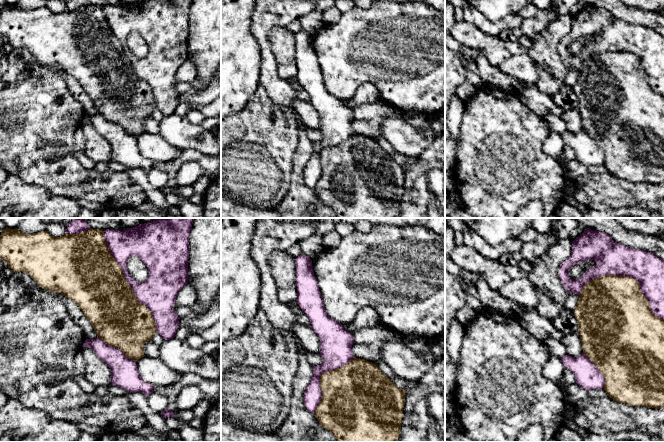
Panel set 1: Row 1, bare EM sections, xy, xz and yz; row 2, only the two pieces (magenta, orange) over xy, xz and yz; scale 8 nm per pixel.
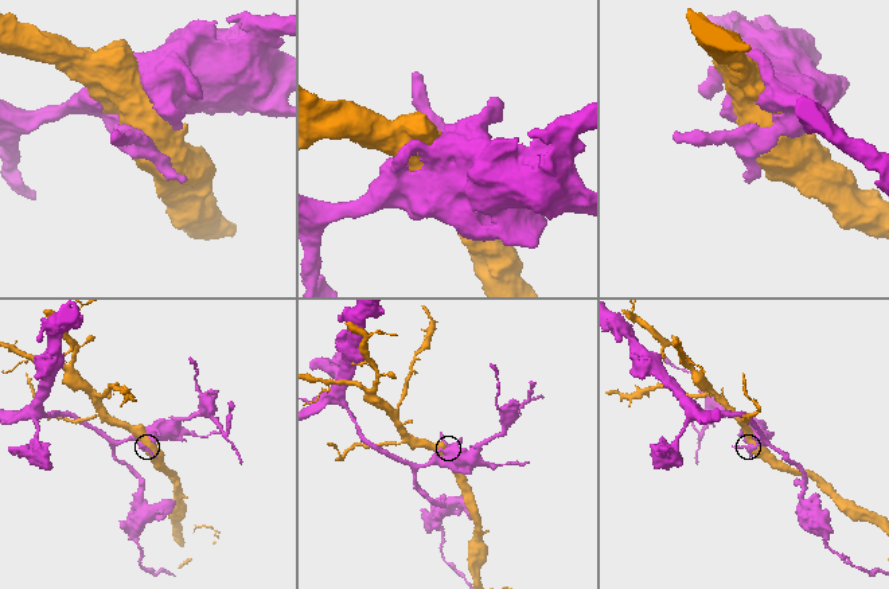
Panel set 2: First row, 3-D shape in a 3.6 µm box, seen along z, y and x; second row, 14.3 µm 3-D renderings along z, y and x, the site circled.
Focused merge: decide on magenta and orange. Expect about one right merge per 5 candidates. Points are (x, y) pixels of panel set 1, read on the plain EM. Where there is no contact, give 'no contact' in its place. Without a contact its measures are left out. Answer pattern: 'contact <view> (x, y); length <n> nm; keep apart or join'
contact yz (627, 51); length 700 nm; keep apart

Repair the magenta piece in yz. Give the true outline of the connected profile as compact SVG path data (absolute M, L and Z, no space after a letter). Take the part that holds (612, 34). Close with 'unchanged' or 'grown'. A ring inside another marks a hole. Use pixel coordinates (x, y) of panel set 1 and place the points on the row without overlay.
M587 4L579 13L572 17L571 31L561 40L558 51L564 65L568 69L574 69L578 72L587 58L600 52L616 51L632 53L639 59L641 69L649 77L653 90L664 96L664 37L651 28L632 25L621 19L614 18L603 7L594 7ZM589 36L595 36L596 40L579 55L573 56L569 53L571 43Z; unchanged

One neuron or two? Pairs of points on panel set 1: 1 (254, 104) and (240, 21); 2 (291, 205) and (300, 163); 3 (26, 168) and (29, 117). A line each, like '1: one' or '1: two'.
1: two
2: one
3: one

